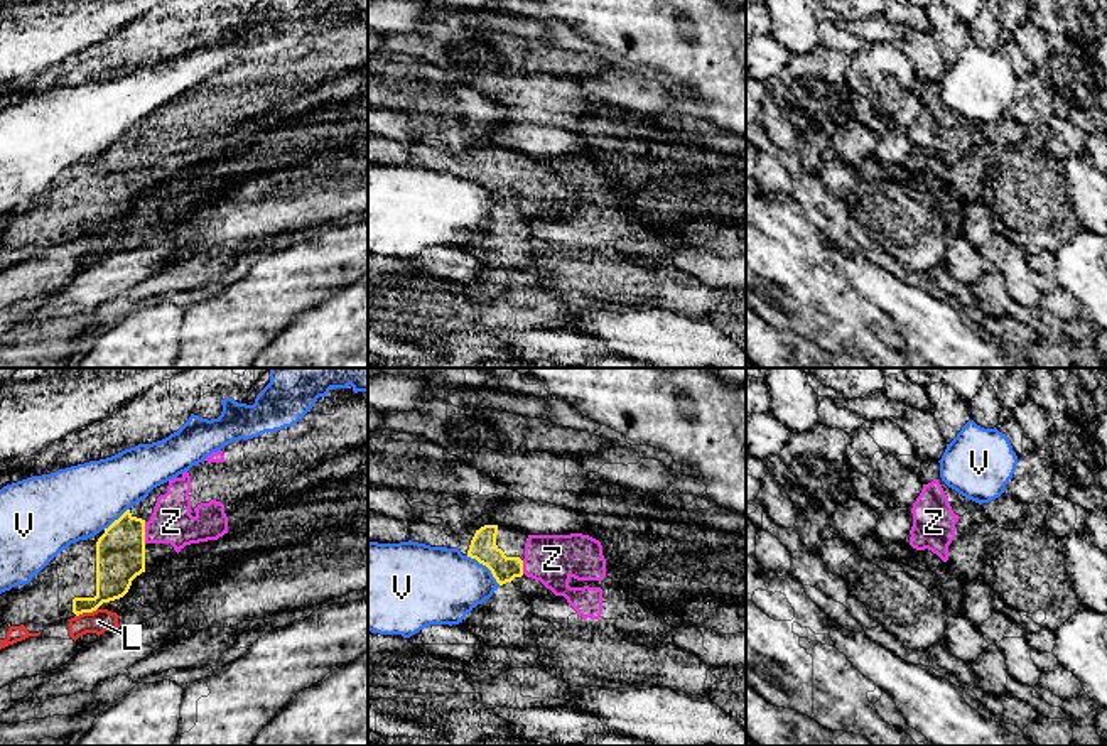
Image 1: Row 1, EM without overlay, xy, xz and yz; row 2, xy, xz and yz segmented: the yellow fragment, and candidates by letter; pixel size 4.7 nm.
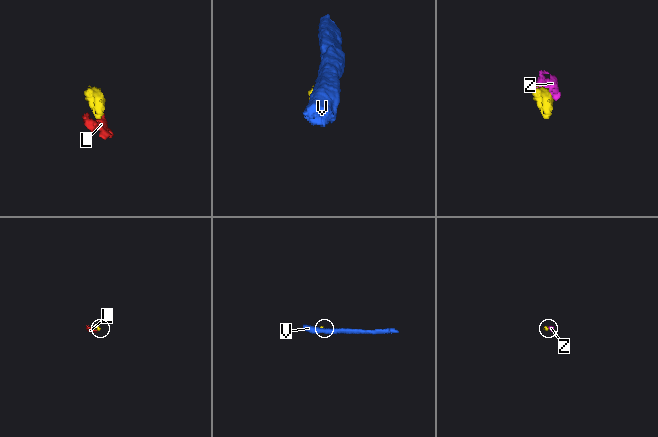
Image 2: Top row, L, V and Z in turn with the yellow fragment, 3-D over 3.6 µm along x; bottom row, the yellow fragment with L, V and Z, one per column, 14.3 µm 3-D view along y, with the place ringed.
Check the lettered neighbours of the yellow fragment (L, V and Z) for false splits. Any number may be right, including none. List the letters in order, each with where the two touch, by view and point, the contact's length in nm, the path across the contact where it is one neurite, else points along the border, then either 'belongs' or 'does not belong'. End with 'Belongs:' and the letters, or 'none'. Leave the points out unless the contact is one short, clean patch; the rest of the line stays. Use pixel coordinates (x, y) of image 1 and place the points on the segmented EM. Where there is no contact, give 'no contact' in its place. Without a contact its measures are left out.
L: meets yellow in xy at (86, 611); contact 110 nm long; border along xy (97, 608), (76, 616); does not belong
V: meets yellow in xz at (485, 564); contact 220 nm long; border along xz (466, 556), (481, 562), (500, 584); does not belong
Z: meets yellow in xy at (144, 532); contact 100 nm long; belongs
Belongs: Z

